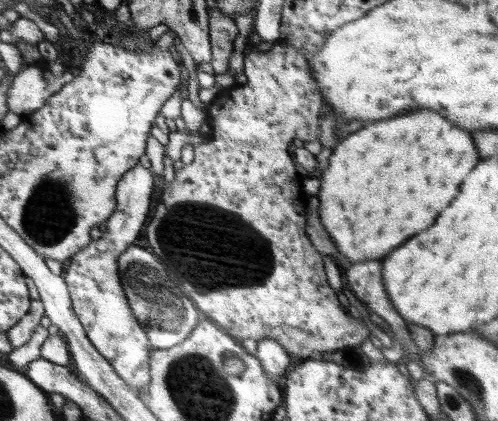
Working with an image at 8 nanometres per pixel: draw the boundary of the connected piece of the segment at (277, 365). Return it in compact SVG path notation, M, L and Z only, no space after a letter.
M265 338L257 342L257 350L254 356L259 358L263 364L264 373L272 380L280 380L286 373L286 368L290 366L290 356L285 348L271 338Z

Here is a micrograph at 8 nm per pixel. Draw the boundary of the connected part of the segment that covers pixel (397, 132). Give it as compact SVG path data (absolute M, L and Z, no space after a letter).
M418 110L416 114L412 112L392 120L368 124L364 130L350 133L340 140L329 159L329 166L322 173L317 173L321 179L317 194L319 218L334 240L338 252L350 264L380 260L410 236L428 230L438 214L456 198L464 176L480 162L470 134L452 126L434 110Z

